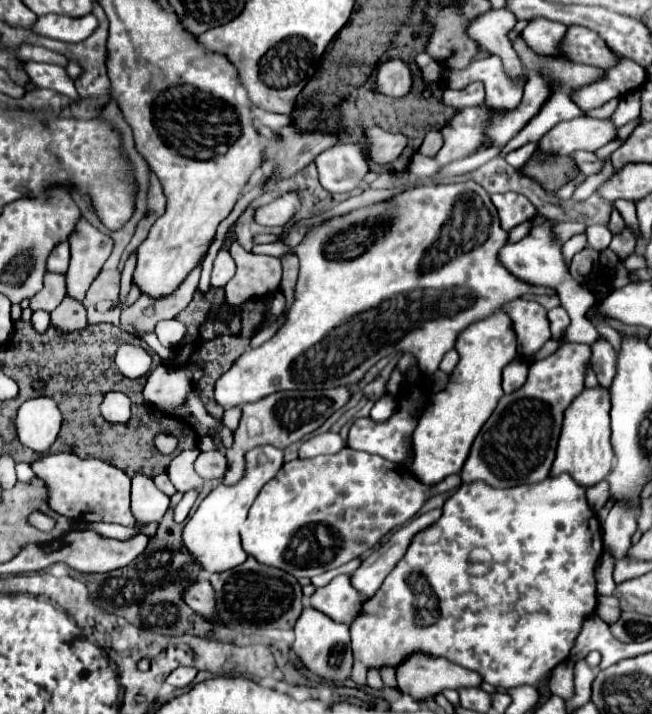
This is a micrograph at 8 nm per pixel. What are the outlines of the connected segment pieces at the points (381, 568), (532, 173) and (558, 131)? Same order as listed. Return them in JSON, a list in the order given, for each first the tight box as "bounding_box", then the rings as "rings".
[{"bounding_box":[351,509,441,599],"rings":[[[433,509],[433,511],[427,511],[427,513],[411,519],[409,525],[395,531],[391,535],[391,539],[387,543],[383,543],[379,549],[375,549],[361,563],[361,567],[351,575],[351,583],[355,585],[355,589],[359,589],[367,599],[371,599],[379,591],[379,587],[383,585],[383,581],[391,573],[391,569],[403,559],[403,553],[409,549],[411,539],[419,531],[433,525],[439,517],[441,517],[441,511]]]},{"bounding_box":[521,153,577,191],"rings":[[[539,153],[525,163],[521,173],[539,181],[547,191],[557,191],[577,175],[569,157],[541,157]]]},{"bounding_box":[539,117,617,155],"rings":[[[579,117],[563,121],[547,131],[539,139],[539,151],[543,155],[571,155],[573,151],[595,151],[613,141],[617,131],[609,119]]]}]

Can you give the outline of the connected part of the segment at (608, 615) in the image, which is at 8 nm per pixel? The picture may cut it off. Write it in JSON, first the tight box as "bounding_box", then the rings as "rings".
{"bounding_box":[597,597,621,623],"rings":[[[599,597],[599,603],[597,603],[597,615],[603,617],[607,623],[613,623],[617,621],[621,609],[619,609],[619,601],[615,601],[615,597]]]}

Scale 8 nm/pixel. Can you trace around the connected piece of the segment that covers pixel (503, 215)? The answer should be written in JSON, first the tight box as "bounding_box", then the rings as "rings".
{"bounding_box":[491,195,537,231],"rings":[[[491,195],[491,201],[497,207],[501,229],[505,229],[505,231],[511,231],[513,227],[517,227],[537,215],[535,205],[531,205],[527,197],[495,197],[495,195]]]}

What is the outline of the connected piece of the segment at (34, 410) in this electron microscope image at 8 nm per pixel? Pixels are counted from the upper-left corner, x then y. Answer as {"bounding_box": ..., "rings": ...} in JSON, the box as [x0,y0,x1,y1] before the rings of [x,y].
{"bounding_box":[17,397,61,451],"rings":[[[35,397],[21,405],[17,413],[17,435],[23,445],[47,451],[61,429],[61,411],[51,397]]]}

